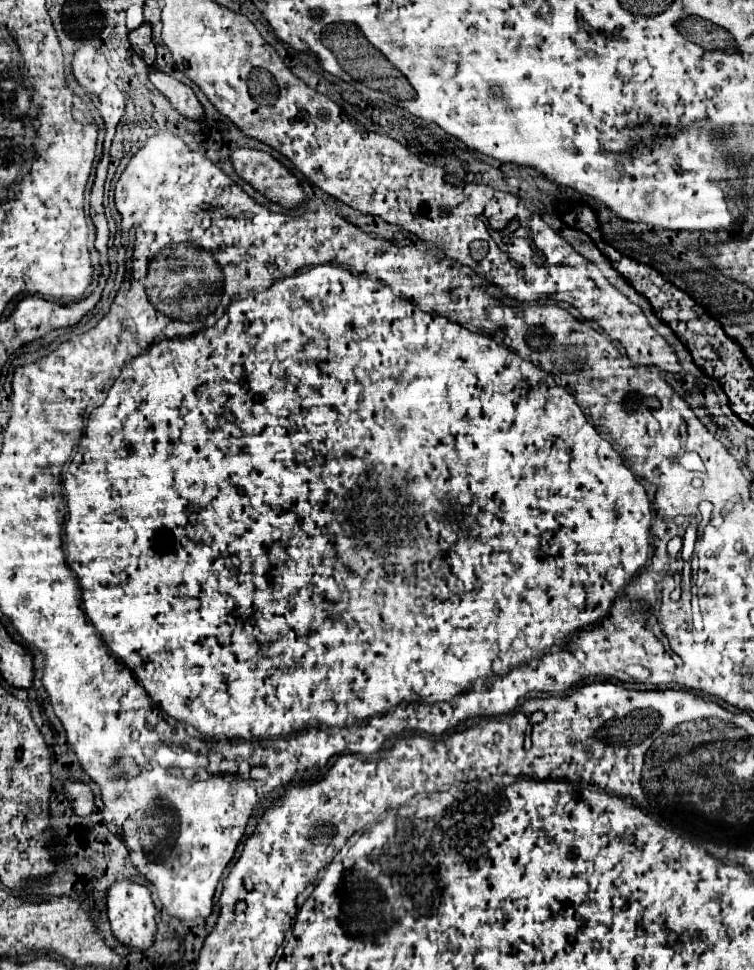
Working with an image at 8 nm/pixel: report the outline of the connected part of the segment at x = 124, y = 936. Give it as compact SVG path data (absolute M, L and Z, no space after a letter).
M124 879L110 887L110 891L108 891L108 919L112 925L114 937L122 945L132 947L136 951L148 949L154 943L154 935L156 935L154 915L156 915L156 907L152 903L152 897L150 897L146 885L138 885L138 883Z

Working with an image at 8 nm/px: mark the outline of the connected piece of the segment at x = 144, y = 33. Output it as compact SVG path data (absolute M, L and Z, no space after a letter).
M148 23L130 31L130 43L132 43L132 49L152 67L156 61L156 49L152 43L152 29Z

